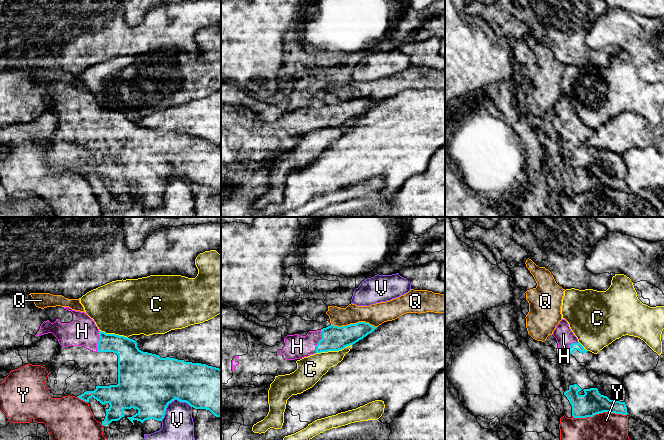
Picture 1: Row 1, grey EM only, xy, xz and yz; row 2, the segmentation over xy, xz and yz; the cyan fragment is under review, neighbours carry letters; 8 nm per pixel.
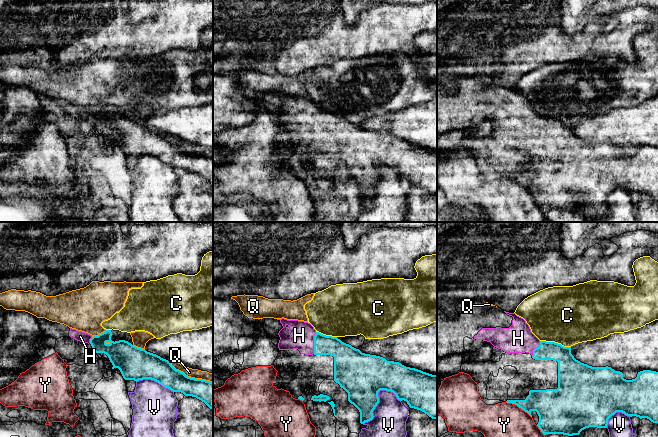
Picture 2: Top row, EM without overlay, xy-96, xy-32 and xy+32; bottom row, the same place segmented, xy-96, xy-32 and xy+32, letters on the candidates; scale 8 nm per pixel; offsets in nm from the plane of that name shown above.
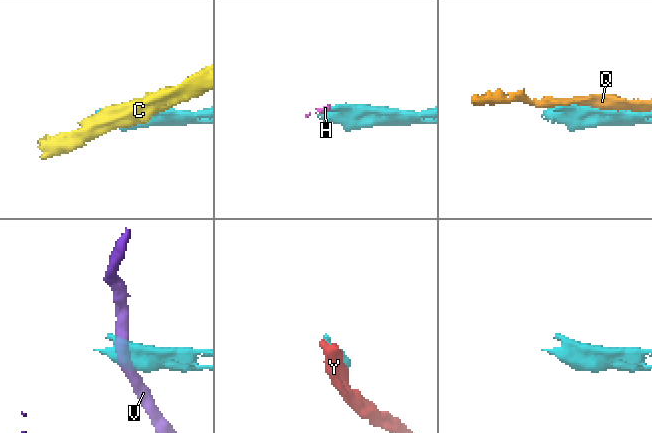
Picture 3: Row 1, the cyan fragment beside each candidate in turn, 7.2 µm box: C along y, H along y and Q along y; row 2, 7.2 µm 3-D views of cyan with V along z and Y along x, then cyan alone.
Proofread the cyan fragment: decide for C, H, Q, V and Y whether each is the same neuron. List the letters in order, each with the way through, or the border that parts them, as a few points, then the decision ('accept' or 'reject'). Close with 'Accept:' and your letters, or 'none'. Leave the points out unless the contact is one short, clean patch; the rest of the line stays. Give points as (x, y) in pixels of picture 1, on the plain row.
C: border along xz (351, 120), (338, 126), (316, 129); reject
H: accept
Q: reject
V: reject
Y: reject
Accept: H

